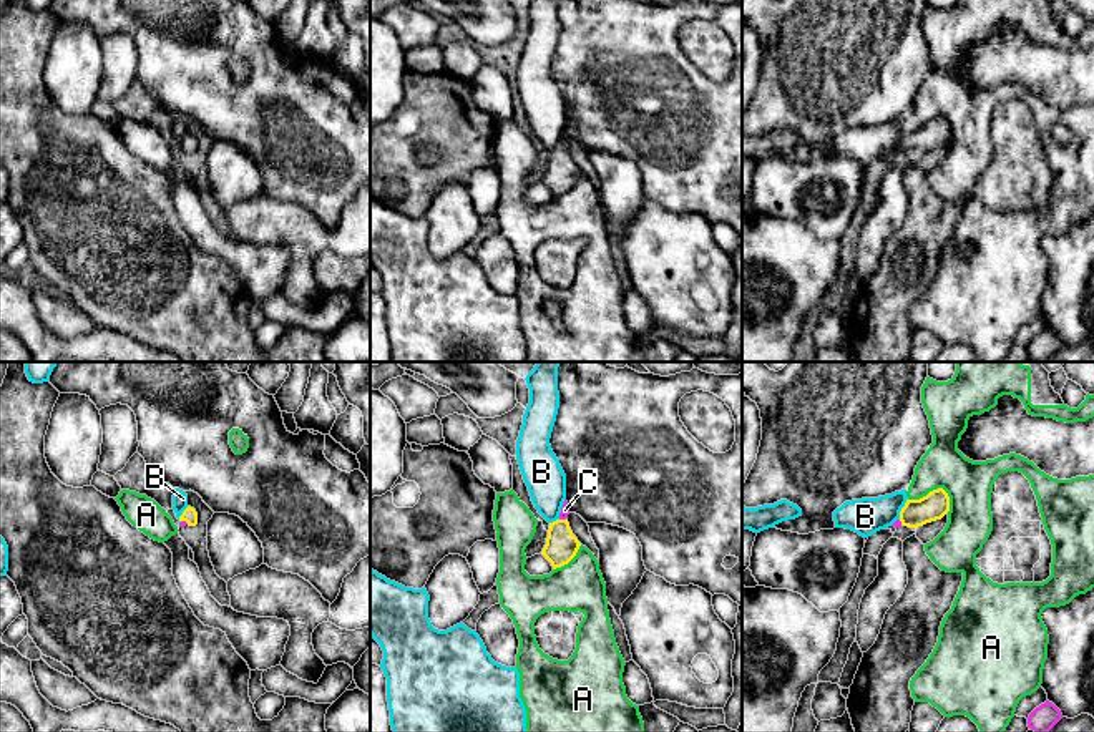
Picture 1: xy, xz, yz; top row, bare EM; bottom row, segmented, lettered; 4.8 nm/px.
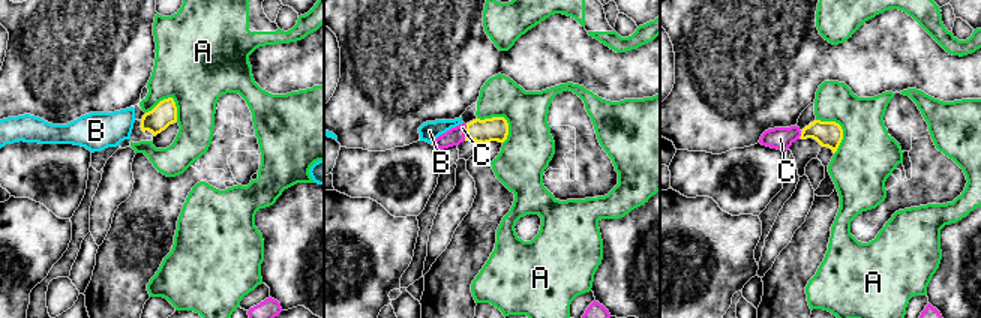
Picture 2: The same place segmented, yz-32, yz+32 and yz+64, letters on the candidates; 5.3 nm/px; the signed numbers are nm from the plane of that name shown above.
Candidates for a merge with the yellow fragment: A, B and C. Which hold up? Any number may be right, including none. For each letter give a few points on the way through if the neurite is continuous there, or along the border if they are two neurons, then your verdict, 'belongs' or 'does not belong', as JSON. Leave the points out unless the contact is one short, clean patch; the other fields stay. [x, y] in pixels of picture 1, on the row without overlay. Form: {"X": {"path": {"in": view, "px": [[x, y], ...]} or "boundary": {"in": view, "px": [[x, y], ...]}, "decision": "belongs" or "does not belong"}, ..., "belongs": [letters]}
{"A": {"decision": "does not belong"}, "B": {"boundary": {"in": "yz", "px": [[907, 126], [898, 146]]}, "decision": "does not belong"}, "C": {"path": {"in": "xy", "px": [[190, 143], [185, 148], [183, 151]]}, "decision": "belongs"}, "belongs": ["C"]}

